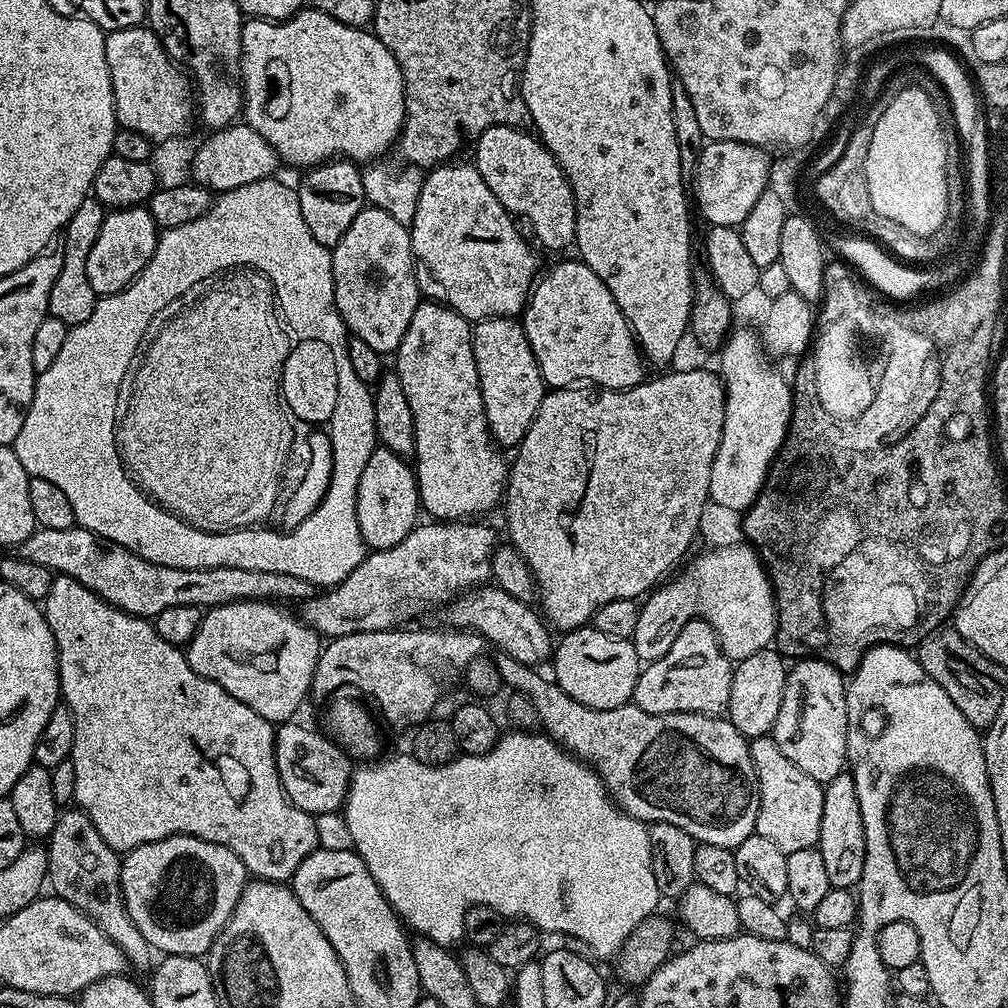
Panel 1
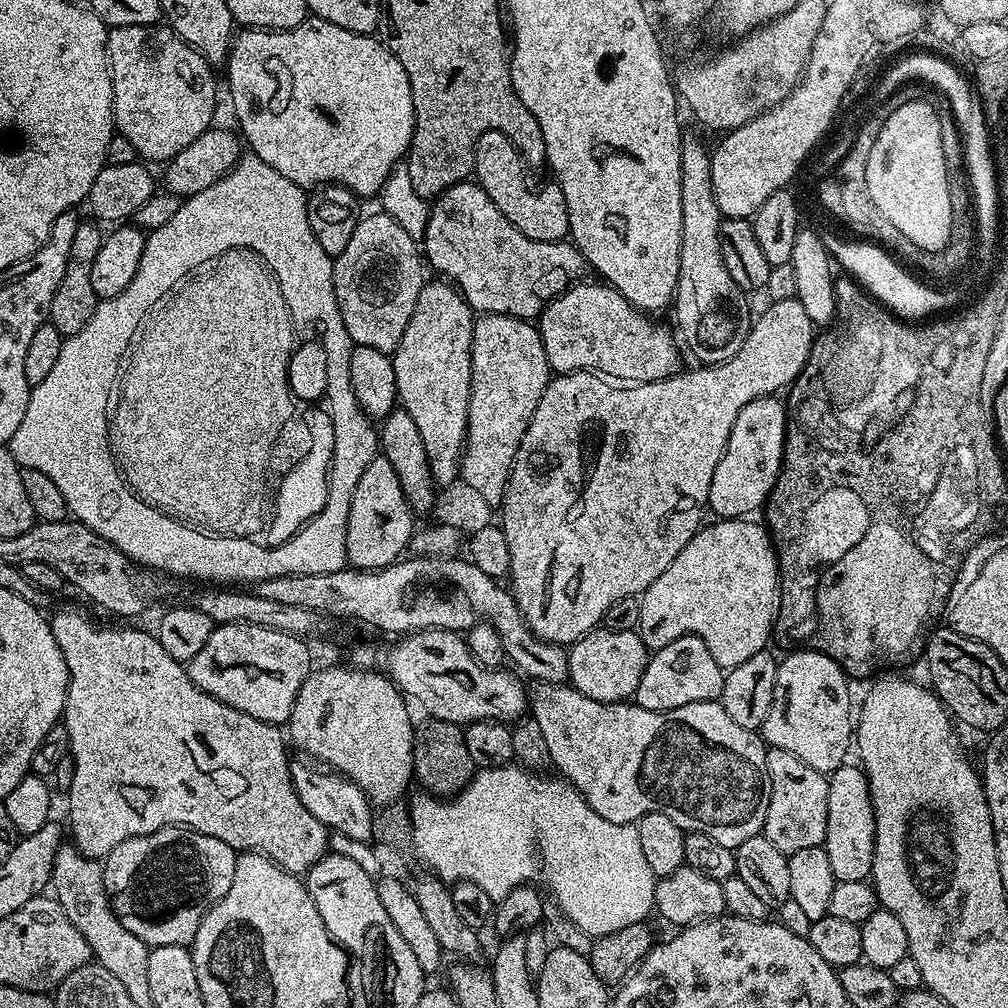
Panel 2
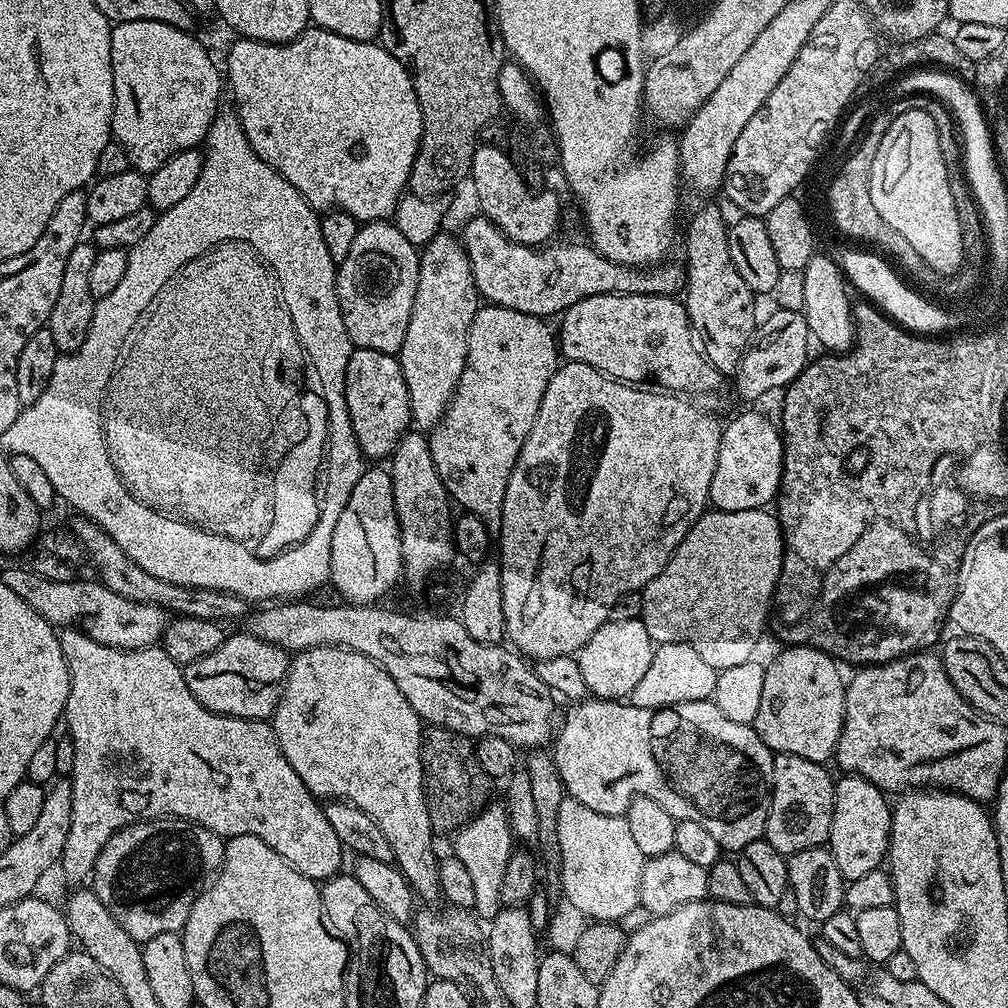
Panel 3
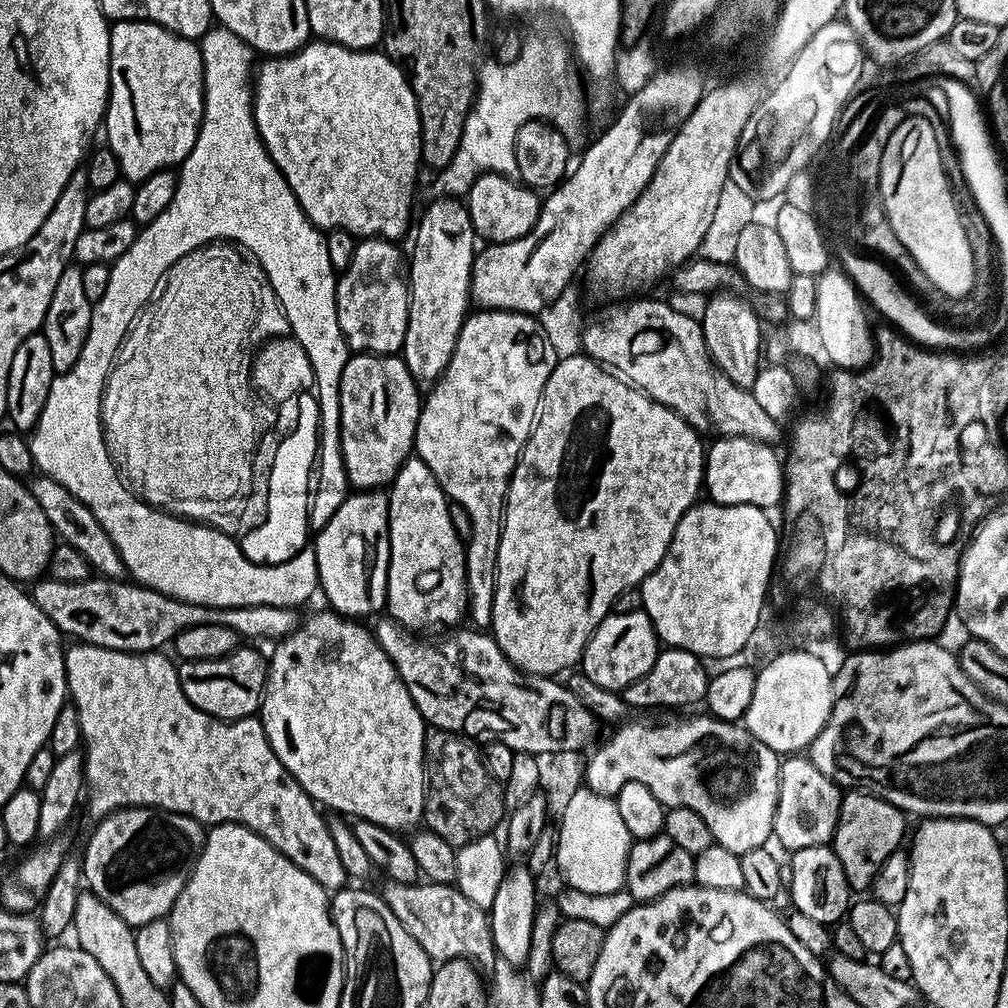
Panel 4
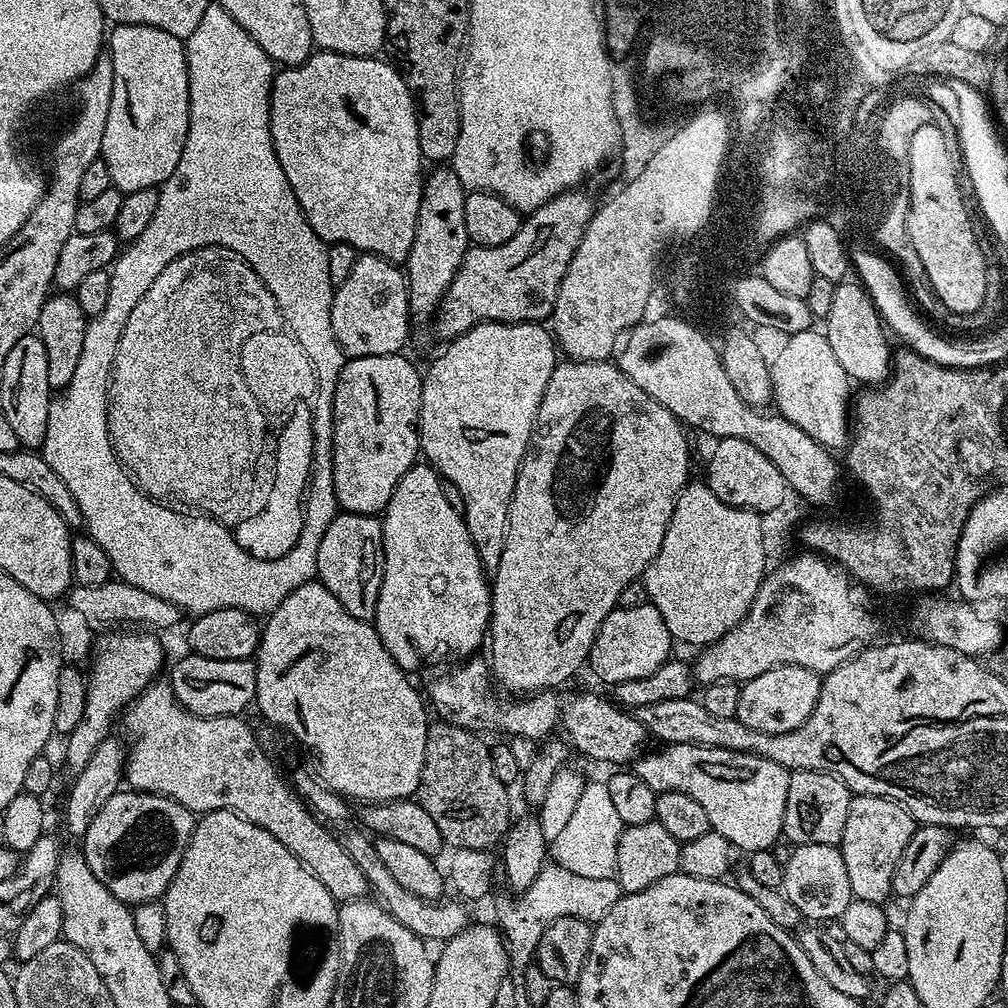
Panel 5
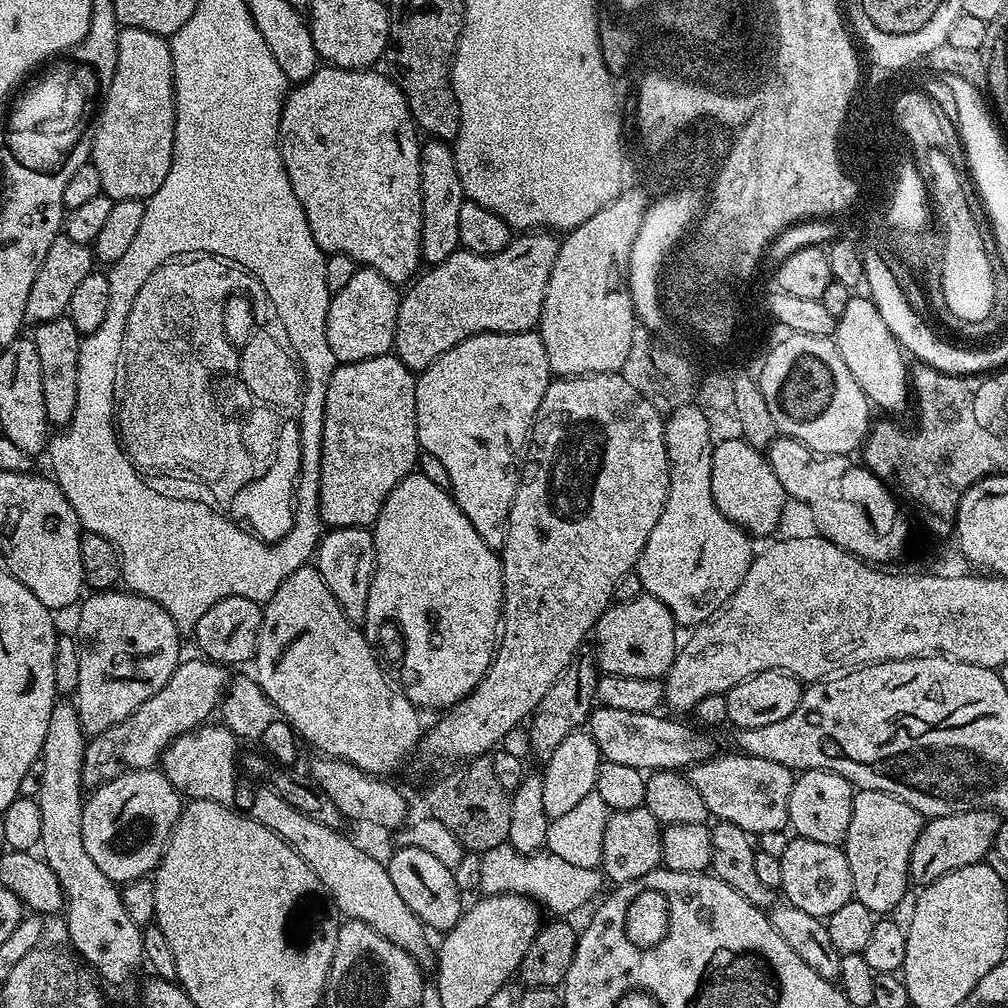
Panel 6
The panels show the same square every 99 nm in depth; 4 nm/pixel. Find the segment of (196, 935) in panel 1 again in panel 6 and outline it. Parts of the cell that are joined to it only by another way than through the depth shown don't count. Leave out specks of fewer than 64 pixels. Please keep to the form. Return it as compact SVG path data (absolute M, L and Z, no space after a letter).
M155 767L133 768L107 780L105 784L91 789L87 793L82 810L82 842L86 845L86 854L94 858L98 870L106 874L117 885L123 886L130 880L142 880L155 873L164 853L164 845L168 843L168 835L180 817L182 807L181 793L169 782L163 771Z

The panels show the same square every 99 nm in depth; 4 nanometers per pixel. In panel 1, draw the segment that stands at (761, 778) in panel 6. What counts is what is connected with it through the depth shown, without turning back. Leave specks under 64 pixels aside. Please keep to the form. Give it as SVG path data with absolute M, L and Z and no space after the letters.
M503 654L495 657L496 665L500 671L500 677L505 685L513 693L521 693L526 699L533 703L534 710L537 711L539 727L566 752L572 753L578 760L584 761L589 768L595 770L600 775L600 781L606 786L606 790L612 795L612 801L615 802L620 809L626 814L633 816L635 820L645 822L670 822L674 826L682 826L682 830L686 830L686 834L690 834L701 844L713 844L714 846L726 846L735 850L742 842L746 842L746 838L750 838L756 831L756 819L758 818L758 806L760 805L760 790L756 783L756 767L750 758L750 750L748 749L749 737L734 727L723 715L707 716L706 714L686 714L679 712L678 714L646 714L646 710L642 710L631 702L618 706L614 710L594 710L590 706L582 706L582 702L574 702L574 698L570 698L566 694L566 690L562 690L555 682L555 679L539 676L535 667L518 662L514 658Z

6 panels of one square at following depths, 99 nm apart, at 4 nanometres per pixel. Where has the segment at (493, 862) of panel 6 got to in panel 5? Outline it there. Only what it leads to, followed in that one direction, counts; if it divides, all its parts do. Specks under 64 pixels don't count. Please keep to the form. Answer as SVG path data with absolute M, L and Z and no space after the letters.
M557 864L545 865L528 890L517 896L498 896L494 900L494 914L498 921L509 961L531 961L546 928L560 917L573 916L589 922L601 920L623 896L615 877L610 879L587 878Z

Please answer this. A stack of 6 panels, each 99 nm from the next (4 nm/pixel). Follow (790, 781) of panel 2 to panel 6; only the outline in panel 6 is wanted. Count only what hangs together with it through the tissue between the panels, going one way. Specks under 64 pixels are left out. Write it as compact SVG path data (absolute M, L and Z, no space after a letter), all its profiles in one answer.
M821 768L801 771L792 781L788 823L796 836L810 838L814 842L843 845L850 830L854 785L846 778Z

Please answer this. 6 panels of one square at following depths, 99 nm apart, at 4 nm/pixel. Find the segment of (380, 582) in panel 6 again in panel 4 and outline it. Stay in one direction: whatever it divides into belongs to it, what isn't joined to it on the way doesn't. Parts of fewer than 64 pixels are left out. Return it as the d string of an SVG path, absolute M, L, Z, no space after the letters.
M410 458L398 470L388 493L388 602L386 612L403 628L420 630L427 620L456 626L468 611L465 541L450 522L449 498L438 478L419 458Z

